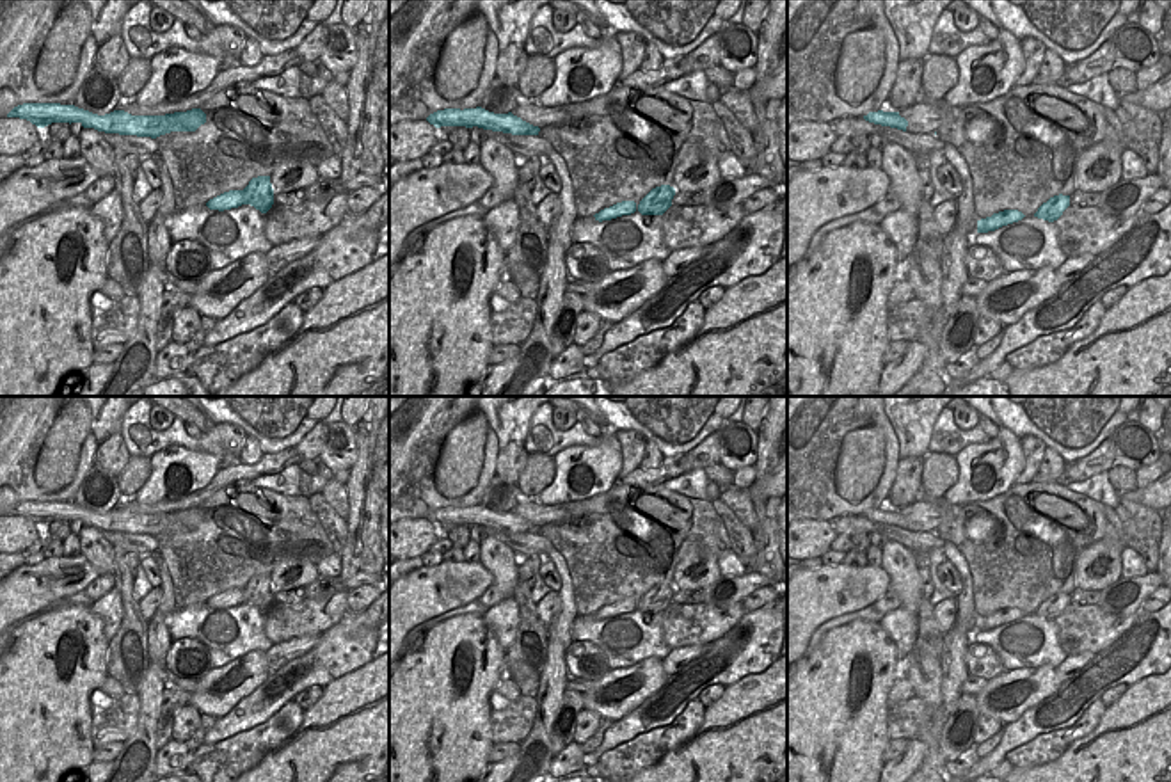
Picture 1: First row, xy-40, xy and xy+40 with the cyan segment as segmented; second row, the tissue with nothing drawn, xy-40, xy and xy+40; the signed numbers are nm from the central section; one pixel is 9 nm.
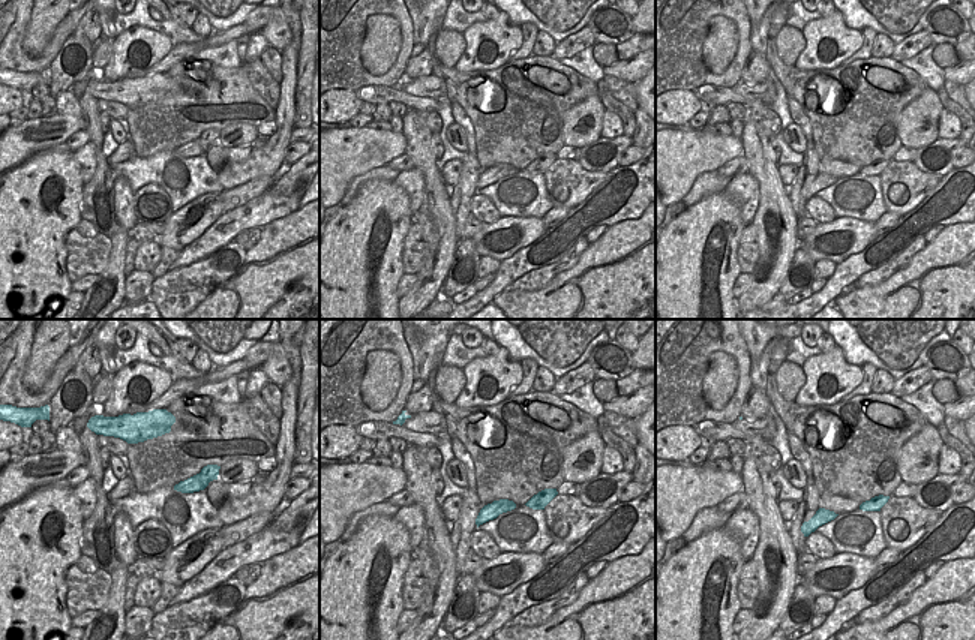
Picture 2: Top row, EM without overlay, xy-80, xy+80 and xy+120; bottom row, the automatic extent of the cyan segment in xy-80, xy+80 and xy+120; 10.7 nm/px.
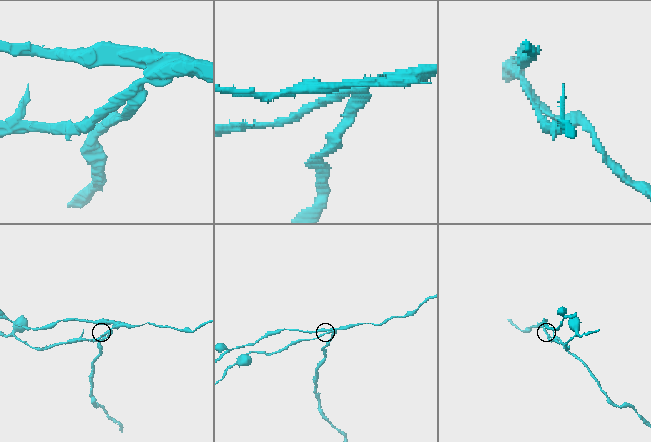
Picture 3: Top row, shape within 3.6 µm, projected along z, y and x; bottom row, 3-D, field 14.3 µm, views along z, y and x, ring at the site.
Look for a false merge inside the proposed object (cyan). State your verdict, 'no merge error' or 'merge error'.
merge error

